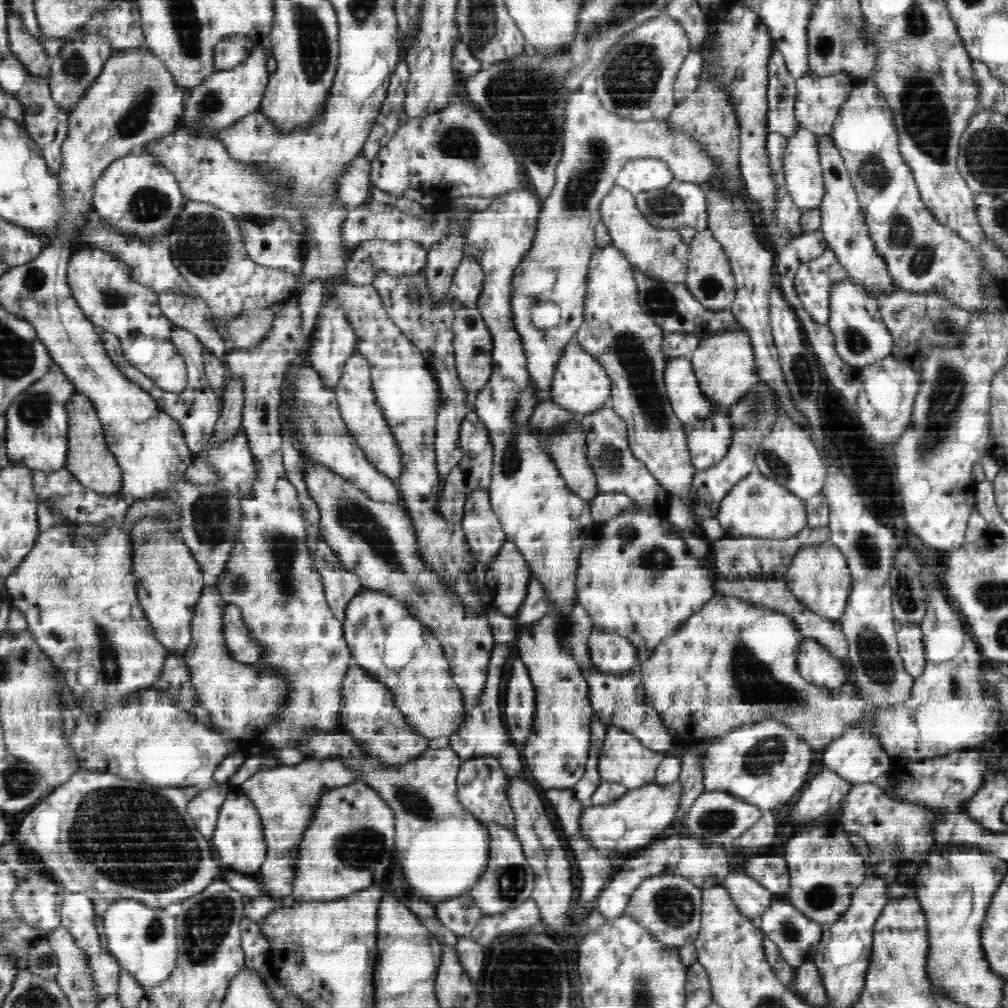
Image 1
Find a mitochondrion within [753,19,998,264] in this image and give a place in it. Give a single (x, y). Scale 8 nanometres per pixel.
(924, 116)

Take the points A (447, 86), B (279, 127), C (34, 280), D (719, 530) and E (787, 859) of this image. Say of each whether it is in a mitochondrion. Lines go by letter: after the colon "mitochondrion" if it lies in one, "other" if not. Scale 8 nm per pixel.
A: other
B: other
C: mitochondrion
D: other
E: other

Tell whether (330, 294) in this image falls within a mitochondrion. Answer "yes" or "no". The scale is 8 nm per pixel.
no

